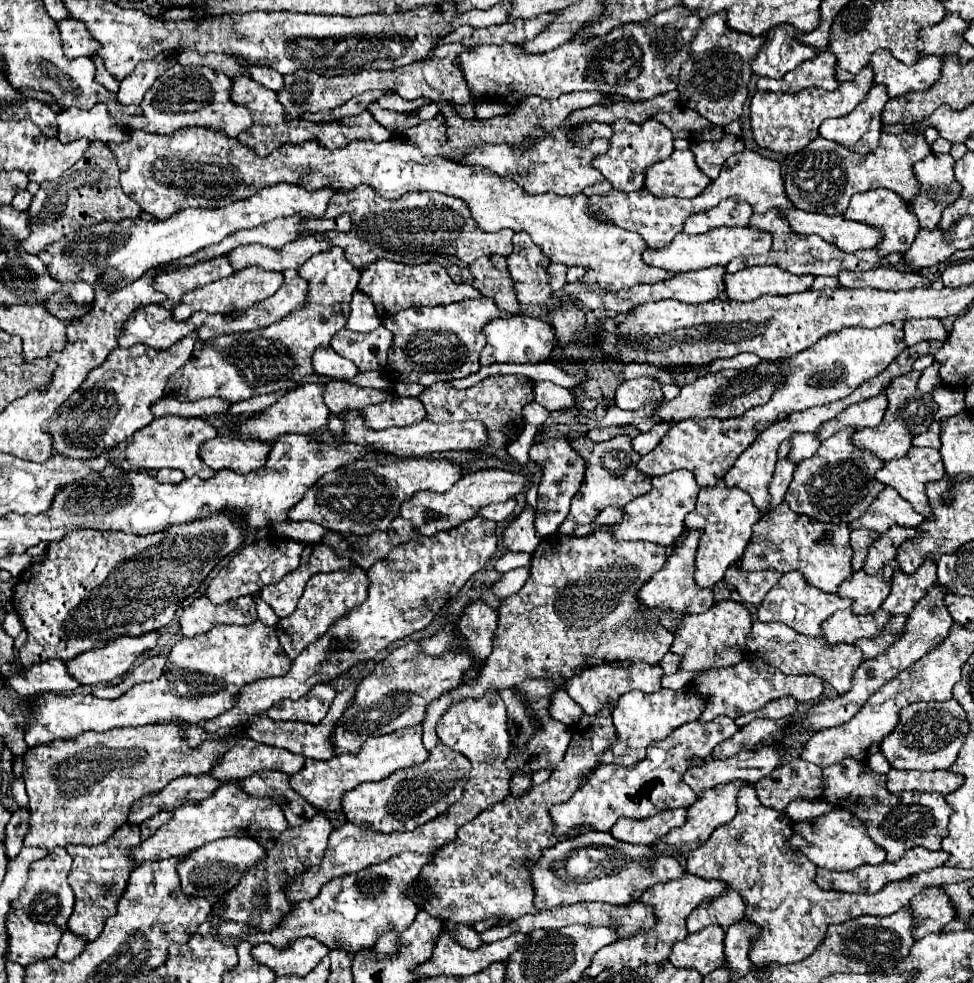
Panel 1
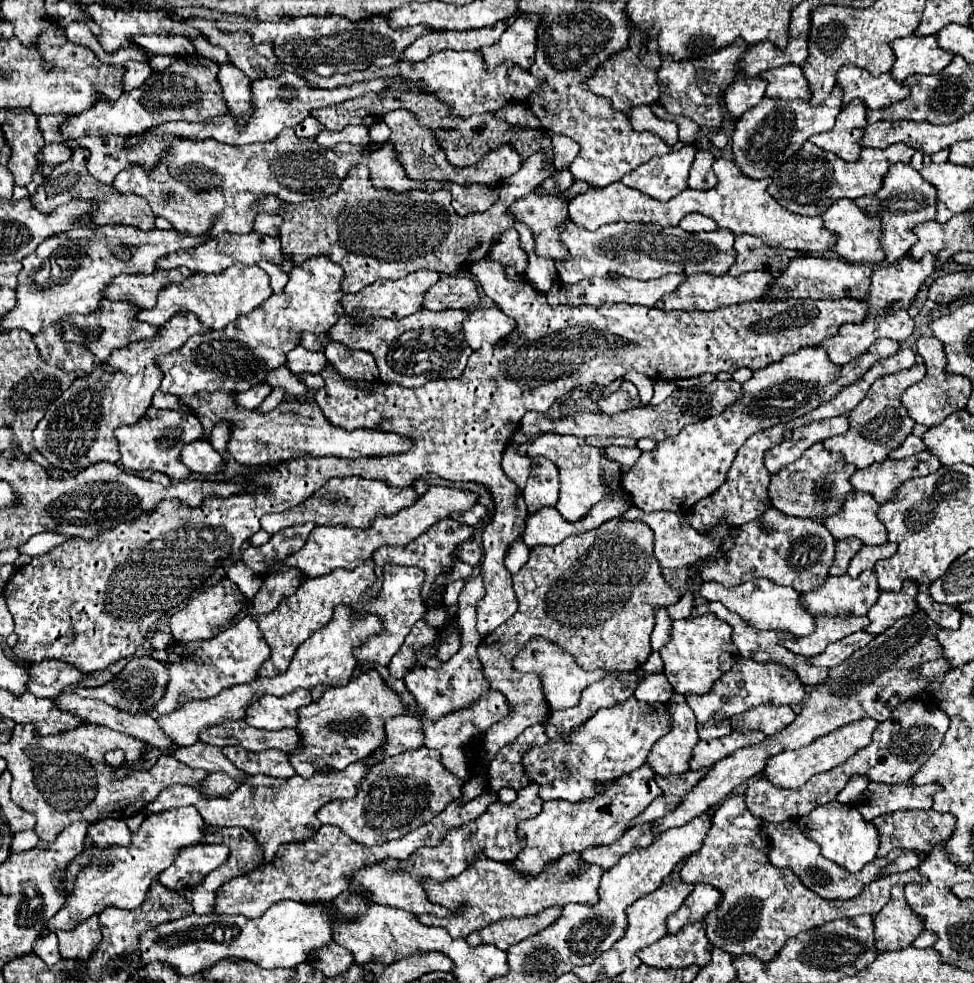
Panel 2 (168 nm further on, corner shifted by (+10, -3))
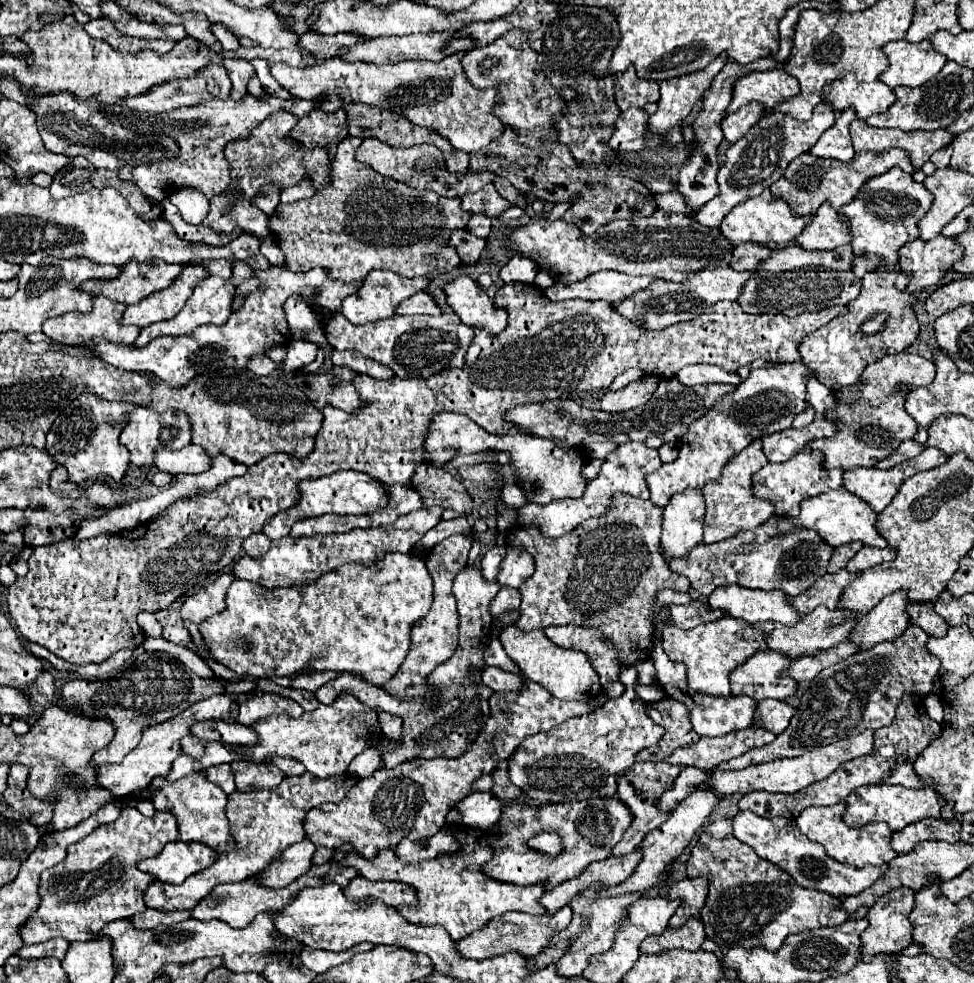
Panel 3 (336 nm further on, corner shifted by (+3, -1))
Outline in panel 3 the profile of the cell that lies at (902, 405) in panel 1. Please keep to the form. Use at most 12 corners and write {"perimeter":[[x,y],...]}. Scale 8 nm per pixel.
{"perimeter":[[887,355],[861,373],[851,405],[835,401],[829,439],[805,447],[825,469],[873,467],[917,423],[895,385],[921,387],[935,365]]}

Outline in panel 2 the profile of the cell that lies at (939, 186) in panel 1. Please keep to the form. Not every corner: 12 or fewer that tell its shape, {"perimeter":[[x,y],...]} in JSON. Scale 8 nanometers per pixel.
{"perimeter":[[910,163],[882,189],[856,199],[880,211],[886,263],[916,243],[912,229],[936,217],[936,189]]}

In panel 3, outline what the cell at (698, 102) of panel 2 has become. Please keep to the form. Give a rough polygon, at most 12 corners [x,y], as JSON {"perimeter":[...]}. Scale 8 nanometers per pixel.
{"perimeter":[[717,55],[705,69],[661,81],[661,103],[649,131],[665,146],[683,141],[681,124],[701,103],[727,63]]}

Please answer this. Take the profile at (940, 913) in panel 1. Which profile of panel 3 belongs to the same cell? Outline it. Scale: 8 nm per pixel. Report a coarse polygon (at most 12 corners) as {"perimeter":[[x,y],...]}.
{"perimeter":[[899,887],[865,915],[861,961],[911,943],[915,893]]}

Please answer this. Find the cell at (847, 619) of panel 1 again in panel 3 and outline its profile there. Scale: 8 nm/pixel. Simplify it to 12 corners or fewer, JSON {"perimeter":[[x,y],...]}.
{"perimeter":[[815,609],[797,625],[775,623],[765,643],[789,659],[847,641],[857,619],[827,627],[841,609]]}

